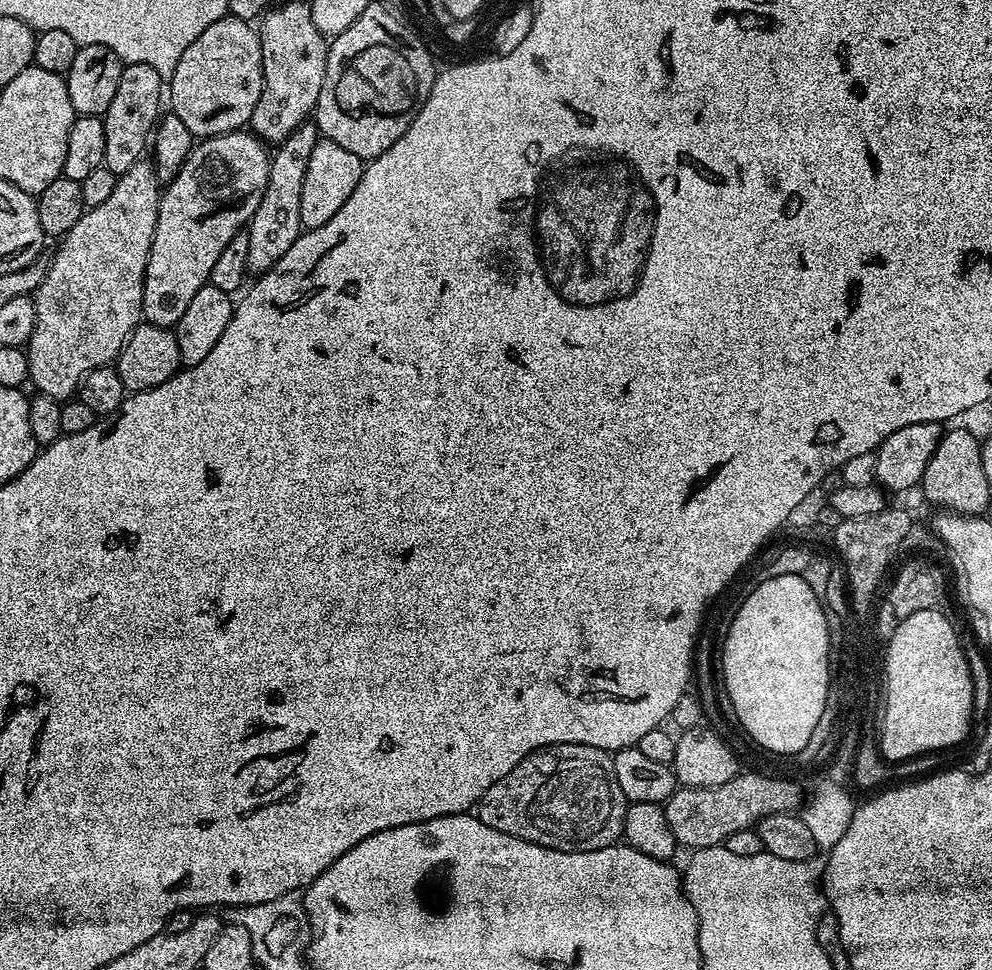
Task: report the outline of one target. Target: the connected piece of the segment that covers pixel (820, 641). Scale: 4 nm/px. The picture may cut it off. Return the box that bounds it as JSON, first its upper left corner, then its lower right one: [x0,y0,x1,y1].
[722,574,829,754]

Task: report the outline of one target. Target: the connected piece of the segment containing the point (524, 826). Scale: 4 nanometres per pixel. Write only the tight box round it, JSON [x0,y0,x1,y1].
[478,744,628,852]

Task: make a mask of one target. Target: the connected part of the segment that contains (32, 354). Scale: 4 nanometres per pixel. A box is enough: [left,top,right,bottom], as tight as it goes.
[26,158,162,401]

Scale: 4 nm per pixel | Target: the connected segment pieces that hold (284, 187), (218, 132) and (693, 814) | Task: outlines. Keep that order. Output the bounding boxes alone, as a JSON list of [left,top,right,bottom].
[[246,122,322,274],[170,14,263,137],[662,771,801,848]]

